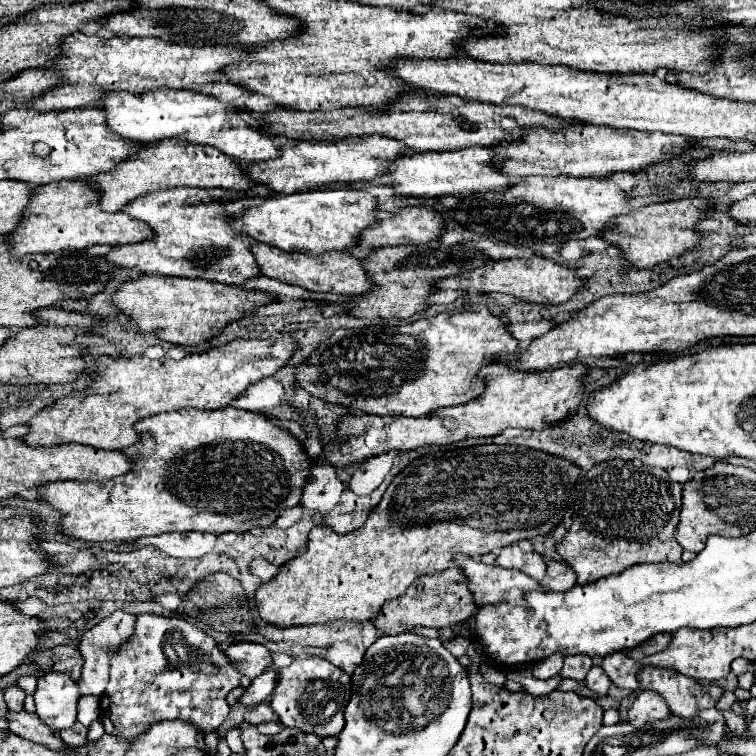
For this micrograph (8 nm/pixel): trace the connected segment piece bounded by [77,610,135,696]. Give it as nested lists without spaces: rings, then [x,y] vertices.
[[[117,610],[115,614],[111,614],[109,618],[105,618],[101,624],[93,626],[89,632],[83,634],[81,644],[79,644],[79,650],[83,654],[85,664],[83,664],[81,680],[77,682],[81,694],[101,696],[105,692],[107,682],[109,682],[109,656],[111,656],[111,650],[113,648],[119,648],[123,642],[129,640],[129,636],[133,634],[133,624],[135,624],[135,616],[133,614],[127,614],[123,610]]]

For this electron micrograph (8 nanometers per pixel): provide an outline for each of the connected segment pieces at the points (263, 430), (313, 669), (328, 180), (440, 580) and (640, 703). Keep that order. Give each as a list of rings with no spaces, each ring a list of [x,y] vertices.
[[[233,406],[219,410],[177,410],[141,420],[137,432],[141,434],[141,448],[133,462],[133,472],[105,482],[51,482],[39,488],[43,500],[63,514],[61,524],[67,536],[85,542],[131,542],[165,532],[247,532],[257,526],[271,526],[283,510],[301,504],[311,470],[309,456],[301,440],[273,424],[265,414]]]
[[[297,656],[287,668],[279,668],[279,682],[271,694],[269,706],[279,714],[287,728],[301,728],[303,732],[325,736],[339,736],[343,730],[343,712],[351,696],[351,676],[333,666],[325,658]]]
[[[363,136],[363,138],[343,138],[339,142],[307,142],[301,140],[293,148],[281,148],[281,156],[275,160],[251,164],[247,174],[259,184],[265,184],[281,194],[293,194],[301,190],[313,190],[325,184],[353,184],[353,182],[367,182],[379,178],[387,172],[389,164],[407,154],[409,148],[399,140],[387,136]]]
[[[447,568],[445,572],[427,574],[427,576],[417,578],[405,590],[405,594],[401,594],[397,600],[385,602],[385,606],[381,608],[381,614],[377,618],[373,618],[371,624],[387,636],[397,636],[403,632],[411,632],[417,626],[425,626],[425,628],[453,626],[453,624],[467,620],[475,612],[477,612],[477,606],[473,602],[467,578],[463,576],[461,570]]]
[[[643,690],[635,704],[629,708],[629,722],[635,726],[635,728],[643,728],[645,724],[653,724],[657,720],[665,720],[669,718],[671,712],[669,712],[669,706],[665,704],[665,700],[653,692],[653,690]]]

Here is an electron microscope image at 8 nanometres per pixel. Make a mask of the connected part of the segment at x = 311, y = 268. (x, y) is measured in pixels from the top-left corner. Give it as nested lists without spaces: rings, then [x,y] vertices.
[[[253,244],[253,254],[261,268],[261,274],[275,278],[293,286],[307,288],[311,292],[331,292],[331,294],[349,294],[363,296],[373,290],[373,280],[367,278],[361,260],[345,252],[325,252],[325,254],[305,254],[305,252],[285,252],[269,244]]]

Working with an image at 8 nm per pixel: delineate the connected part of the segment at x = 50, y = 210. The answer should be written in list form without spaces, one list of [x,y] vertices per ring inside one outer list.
[[[61,180],[57,184],[45,184],[35,190],[29,208],[25,210],[23,222],[11,234],[13,254],[25,256],[33,252],[61,252],[61,250],[81,250],[95,244],[135,244],[141,240],[151,240],[153,230],[143,220],[131,218],[127,214],[107,214],[99,206],[99,192],[85,180]]]

